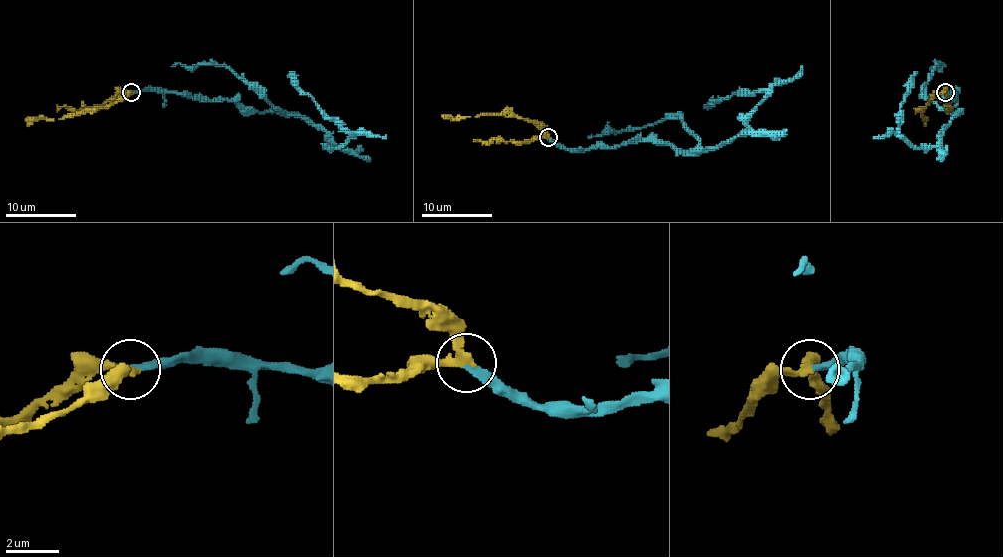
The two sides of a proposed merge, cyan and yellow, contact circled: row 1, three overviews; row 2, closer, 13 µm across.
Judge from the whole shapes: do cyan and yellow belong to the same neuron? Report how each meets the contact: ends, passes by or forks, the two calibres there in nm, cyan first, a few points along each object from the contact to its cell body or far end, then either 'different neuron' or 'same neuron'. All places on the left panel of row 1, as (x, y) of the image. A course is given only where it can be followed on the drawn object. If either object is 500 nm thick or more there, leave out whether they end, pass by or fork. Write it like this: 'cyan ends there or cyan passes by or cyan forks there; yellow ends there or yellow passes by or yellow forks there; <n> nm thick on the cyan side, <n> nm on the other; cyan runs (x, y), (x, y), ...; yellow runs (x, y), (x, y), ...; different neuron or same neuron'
cyan ends there; yellow passes by; 280 nm thick on the cyan side, 260 nm on the other; cyan runs (131, 92), (176, 91), (266, 112), (300, 114), (317, 124), (333, 147), (340, 147), (347, 133), (289, 71); yellow runs (131, 92), (120, 101), (101, 108), (60, 119), (34, 119), (27, 126); same neuron

